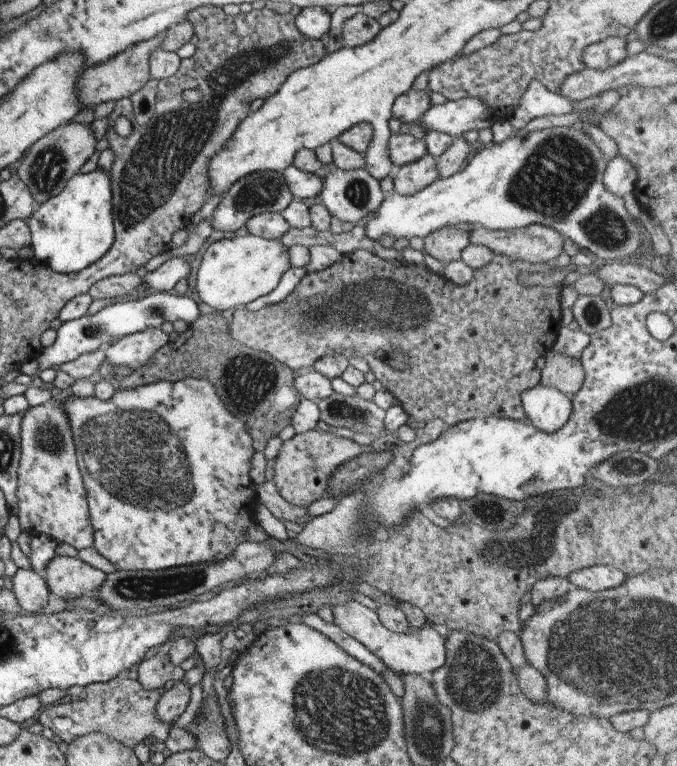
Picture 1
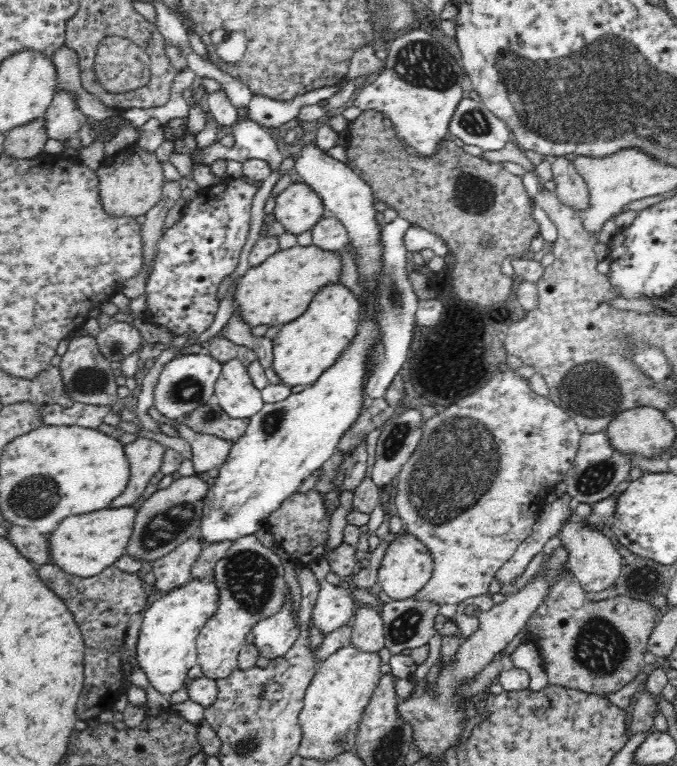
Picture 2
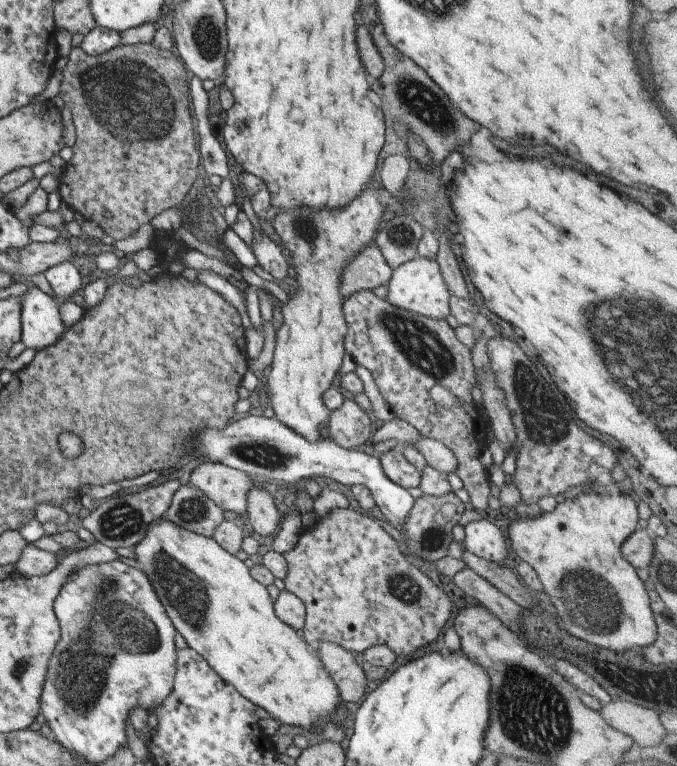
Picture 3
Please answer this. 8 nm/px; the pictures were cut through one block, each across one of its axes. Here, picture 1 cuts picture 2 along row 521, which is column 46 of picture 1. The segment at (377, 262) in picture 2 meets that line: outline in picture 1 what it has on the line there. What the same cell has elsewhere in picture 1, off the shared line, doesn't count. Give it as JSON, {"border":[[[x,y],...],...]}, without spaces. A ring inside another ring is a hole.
{"border":[[[96,169],[70,178],[61,194],[36,206],[29,216],[34,260],[62,275],[75,274],[95,264],[115,240],[111,199],[109,172]]]}

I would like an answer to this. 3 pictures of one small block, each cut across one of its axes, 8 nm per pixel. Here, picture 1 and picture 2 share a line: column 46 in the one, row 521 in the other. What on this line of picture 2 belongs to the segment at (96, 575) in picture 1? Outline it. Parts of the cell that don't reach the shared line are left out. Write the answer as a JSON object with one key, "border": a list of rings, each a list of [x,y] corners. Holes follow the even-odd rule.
{"border":[[[568,520],[559,534],[561,546],[567,550],[569,556],[566,564],[576,579],[580,581],[586,593],[602,592],[615,584],[616,579],[620,576],[623,562],[610,537],[604,535],[602,531],[591,528],[584,520],[578,520],[578,522]]]}

